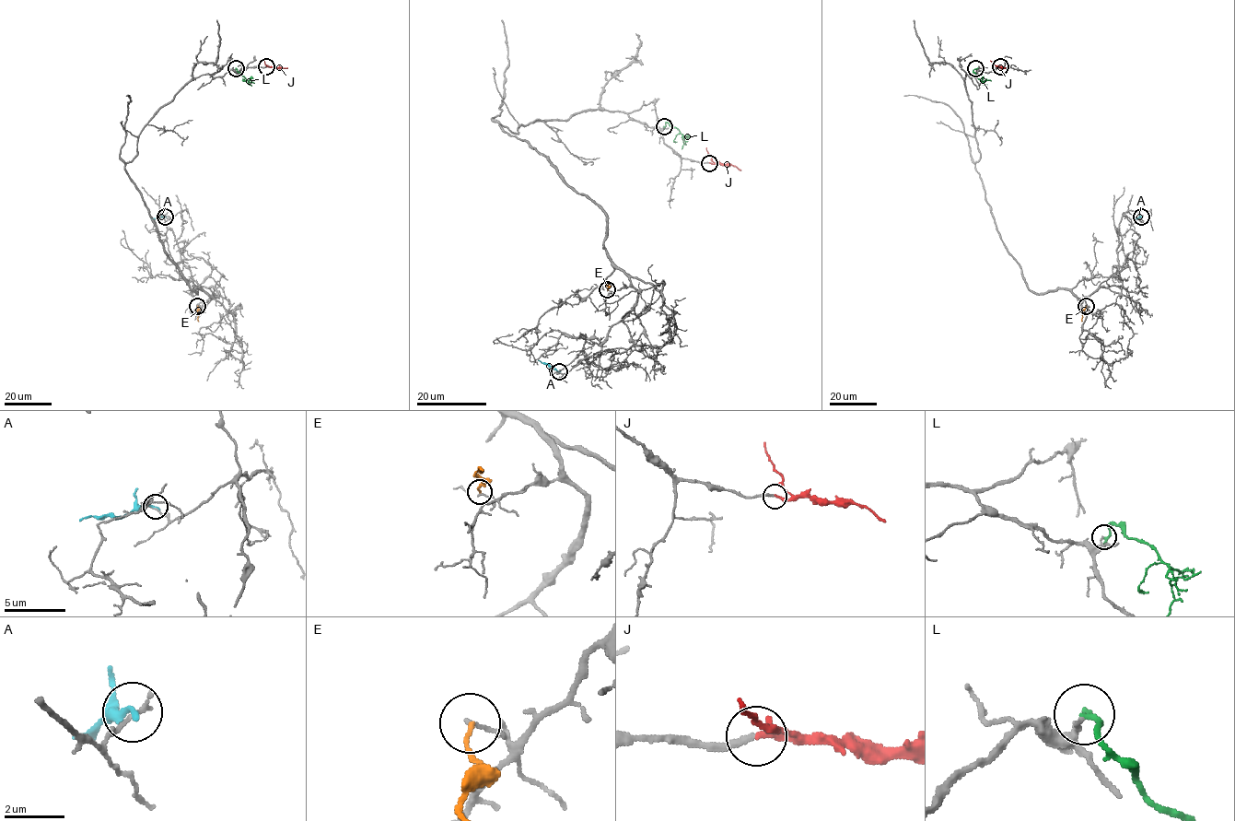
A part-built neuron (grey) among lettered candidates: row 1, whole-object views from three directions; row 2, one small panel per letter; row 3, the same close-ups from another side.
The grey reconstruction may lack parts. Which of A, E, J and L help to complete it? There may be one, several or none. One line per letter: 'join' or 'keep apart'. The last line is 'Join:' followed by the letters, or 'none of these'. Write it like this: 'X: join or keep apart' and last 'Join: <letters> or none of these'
A: keep apart
E: keep apart
J: join
L: keep apart
Join: J

